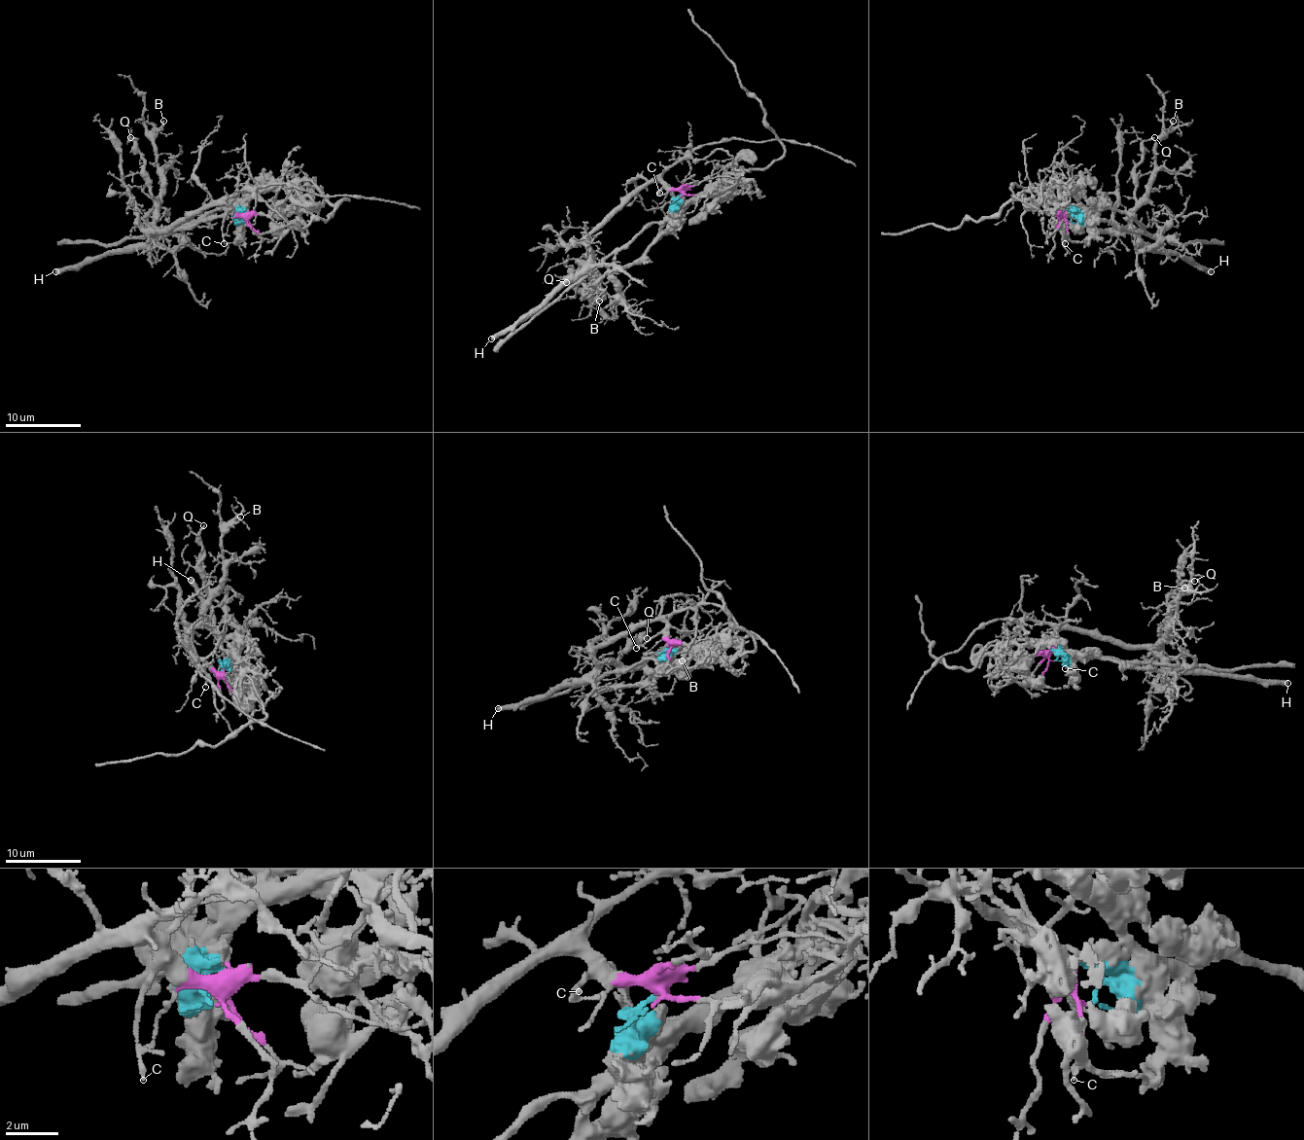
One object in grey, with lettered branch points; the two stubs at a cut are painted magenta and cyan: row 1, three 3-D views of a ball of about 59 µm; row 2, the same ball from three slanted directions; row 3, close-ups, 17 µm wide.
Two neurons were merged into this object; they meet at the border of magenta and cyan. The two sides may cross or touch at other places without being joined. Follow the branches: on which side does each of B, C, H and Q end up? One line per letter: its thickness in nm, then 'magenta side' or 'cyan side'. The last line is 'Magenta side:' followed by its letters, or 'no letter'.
B: 180 nm thick; magenta side
C: 160 nm thick; magenta side
H: 500 nm thick; magenta side
Q: 200 nm thick; magenta side
Magenta side: B, C, H, Q

